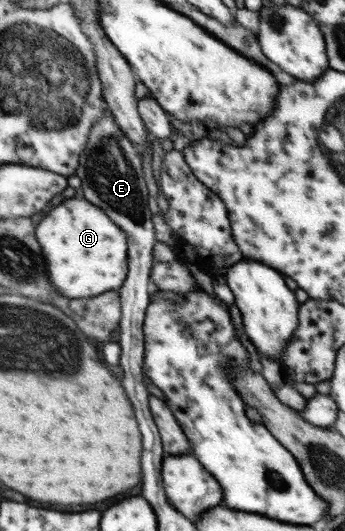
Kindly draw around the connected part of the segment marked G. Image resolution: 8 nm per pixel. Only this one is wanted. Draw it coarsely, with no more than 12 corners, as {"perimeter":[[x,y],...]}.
{"perimeter":[[91,201],[39,222],[51,284],[83,299],[119,291],[127,235]]}

